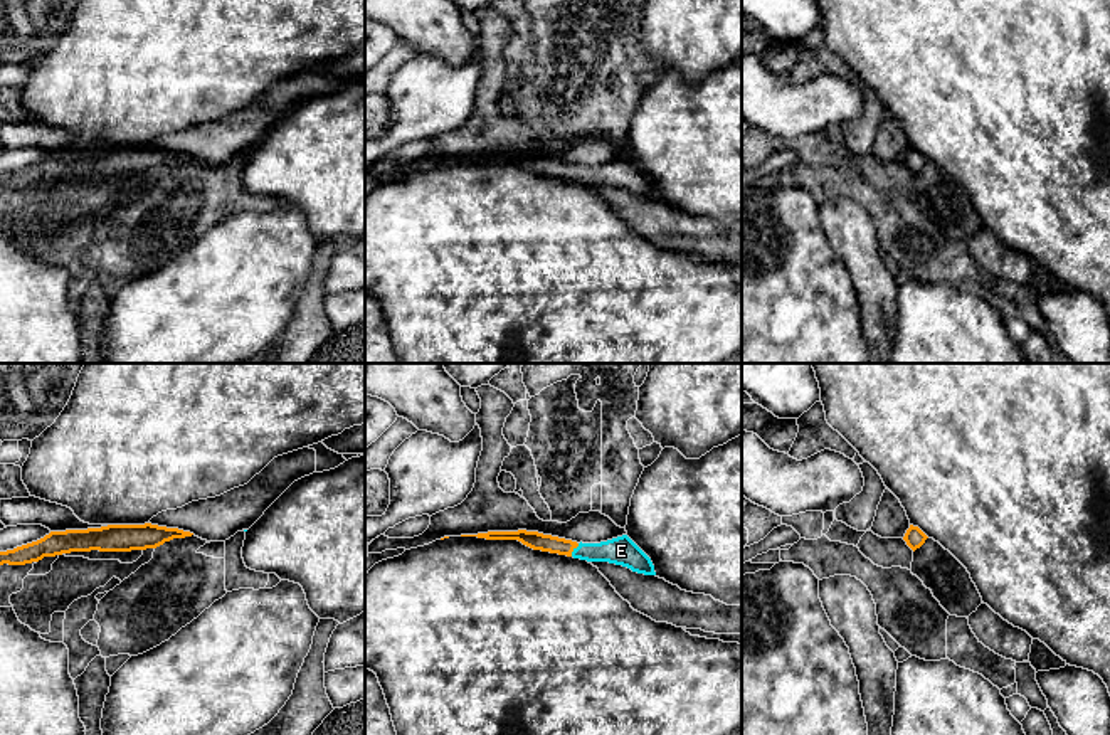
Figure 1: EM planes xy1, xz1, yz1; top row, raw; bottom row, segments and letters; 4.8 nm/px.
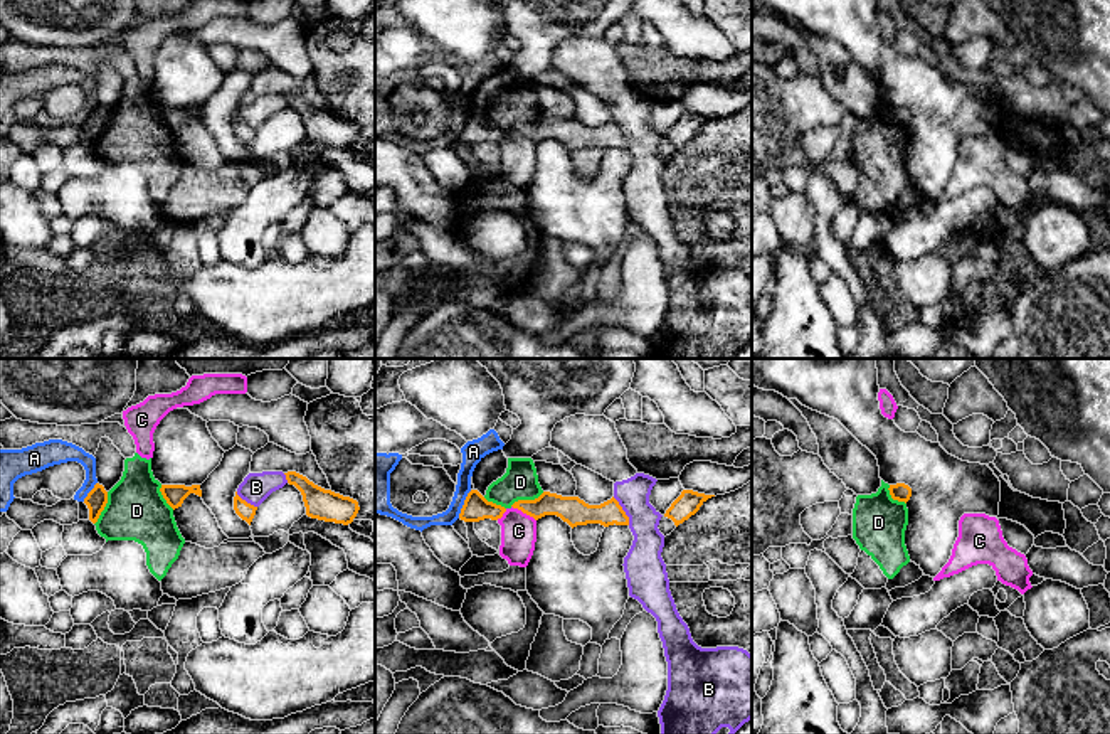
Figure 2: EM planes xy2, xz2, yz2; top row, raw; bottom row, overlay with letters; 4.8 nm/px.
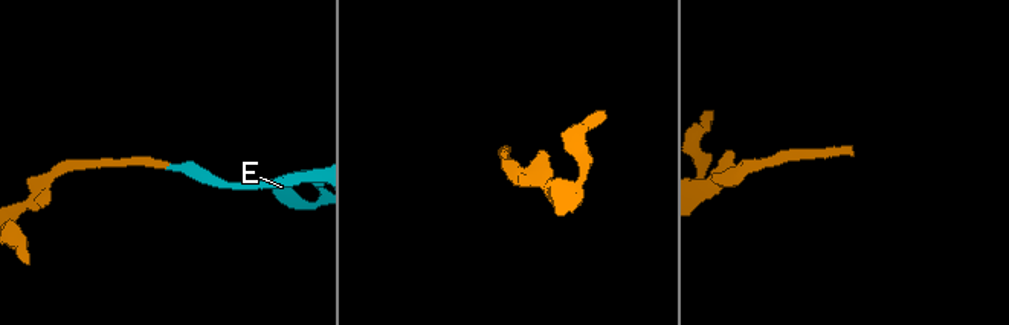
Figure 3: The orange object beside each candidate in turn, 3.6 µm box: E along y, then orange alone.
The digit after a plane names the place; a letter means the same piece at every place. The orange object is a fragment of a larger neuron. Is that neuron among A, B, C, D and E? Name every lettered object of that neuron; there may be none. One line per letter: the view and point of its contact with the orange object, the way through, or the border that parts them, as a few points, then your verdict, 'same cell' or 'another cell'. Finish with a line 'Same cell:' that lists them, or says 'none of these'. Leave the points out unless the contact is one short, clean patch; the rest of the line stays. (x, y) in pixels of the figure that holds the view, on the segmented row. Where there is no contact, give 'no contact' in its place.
A: meets orange in xz2 at (465, 504); border along xz2 (471, 490), (458, 517); another cell
B: meets orange in xz2 at (623, 510); border along xz2 (613, 497), (629, 524); another cell
C: meets orange in xz2 at (523, 512); border along xz2 (512, 505), (535, 521); another cell
D: meets orange in xz2 at (527, 500); another cell
E: meets orange in xz1 at (572, 550); runs through xz1 (535, 540), (572, 550), (621, 550); same cell
Same cell: E

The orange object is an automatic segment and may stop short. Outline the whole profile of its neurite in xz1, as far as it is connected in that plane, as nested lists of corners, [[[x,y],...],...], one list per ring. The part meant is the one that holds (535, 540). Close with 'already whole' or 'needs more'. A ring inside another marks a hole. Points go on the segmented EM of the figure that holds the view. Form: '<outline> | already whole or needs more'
[[[526,530],[488,531],[461,537],[478,537],[486,540],[518,540],[533,550],[567,555],[587,562],[609,562],[627,567],[637,574],[656,575],[651,558],[627,535],[600,543],[577,543],[572,540]]] | needs more

